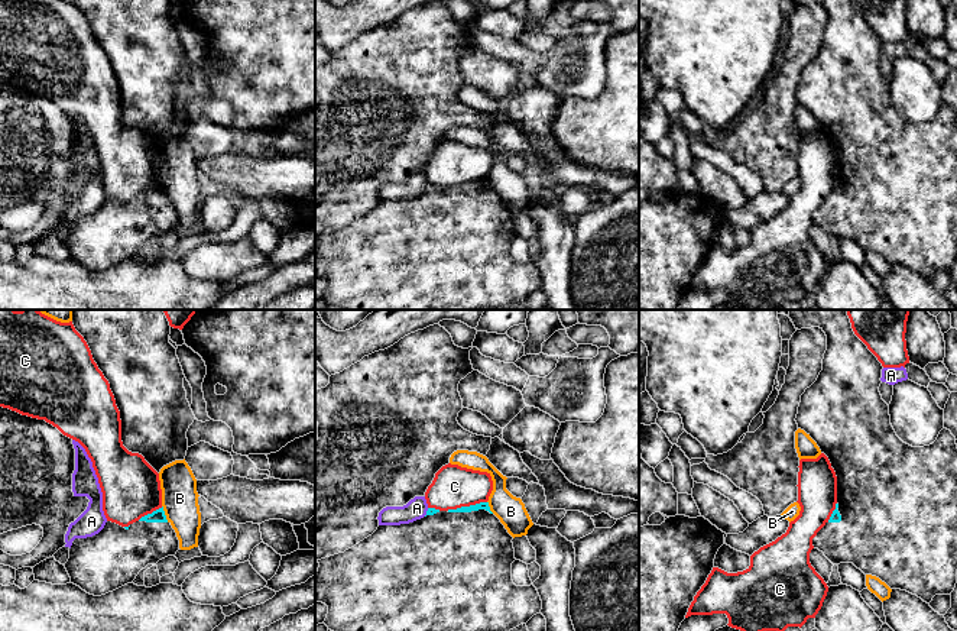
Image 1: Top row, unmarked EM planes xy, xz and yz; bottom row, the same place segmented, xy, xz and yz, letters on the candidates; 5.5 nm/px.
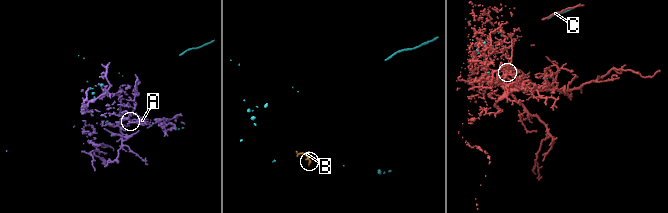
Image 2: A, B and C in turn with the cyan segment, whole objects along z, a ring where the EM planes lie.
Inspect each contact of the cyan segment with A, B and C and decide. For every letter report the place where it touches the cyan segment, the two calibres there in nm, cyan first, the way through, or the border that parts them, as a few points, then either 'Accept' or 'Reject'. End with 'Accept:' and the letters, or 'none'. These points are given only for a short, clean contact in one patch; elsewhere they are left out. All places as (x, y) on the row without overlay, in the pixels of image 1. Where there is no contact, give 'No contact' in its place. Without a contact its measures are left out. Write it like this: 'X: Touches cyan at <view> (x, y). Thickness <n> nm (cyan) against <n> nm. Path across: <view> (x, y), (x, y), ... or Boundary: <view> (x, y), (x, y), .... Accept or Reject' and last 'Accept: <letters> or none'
A: Touches cyan at xz (427, 188). Thickness 50 nm (cyan) against 120 nm. Boundary: xz (428, 184), (424, 191). Reject
B: Touches cyan at xy (164, 190). Thickness 70 nm (cyan) against 200 nm. Reject
C: Touches cyan at xz (466, 183). Thickness 50 nm (cyan) against 240 nm. Boundary: xz (486, 177), (447, 185). Reject
Accept: none

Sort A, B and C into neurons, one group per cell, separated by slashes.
A / B / C

